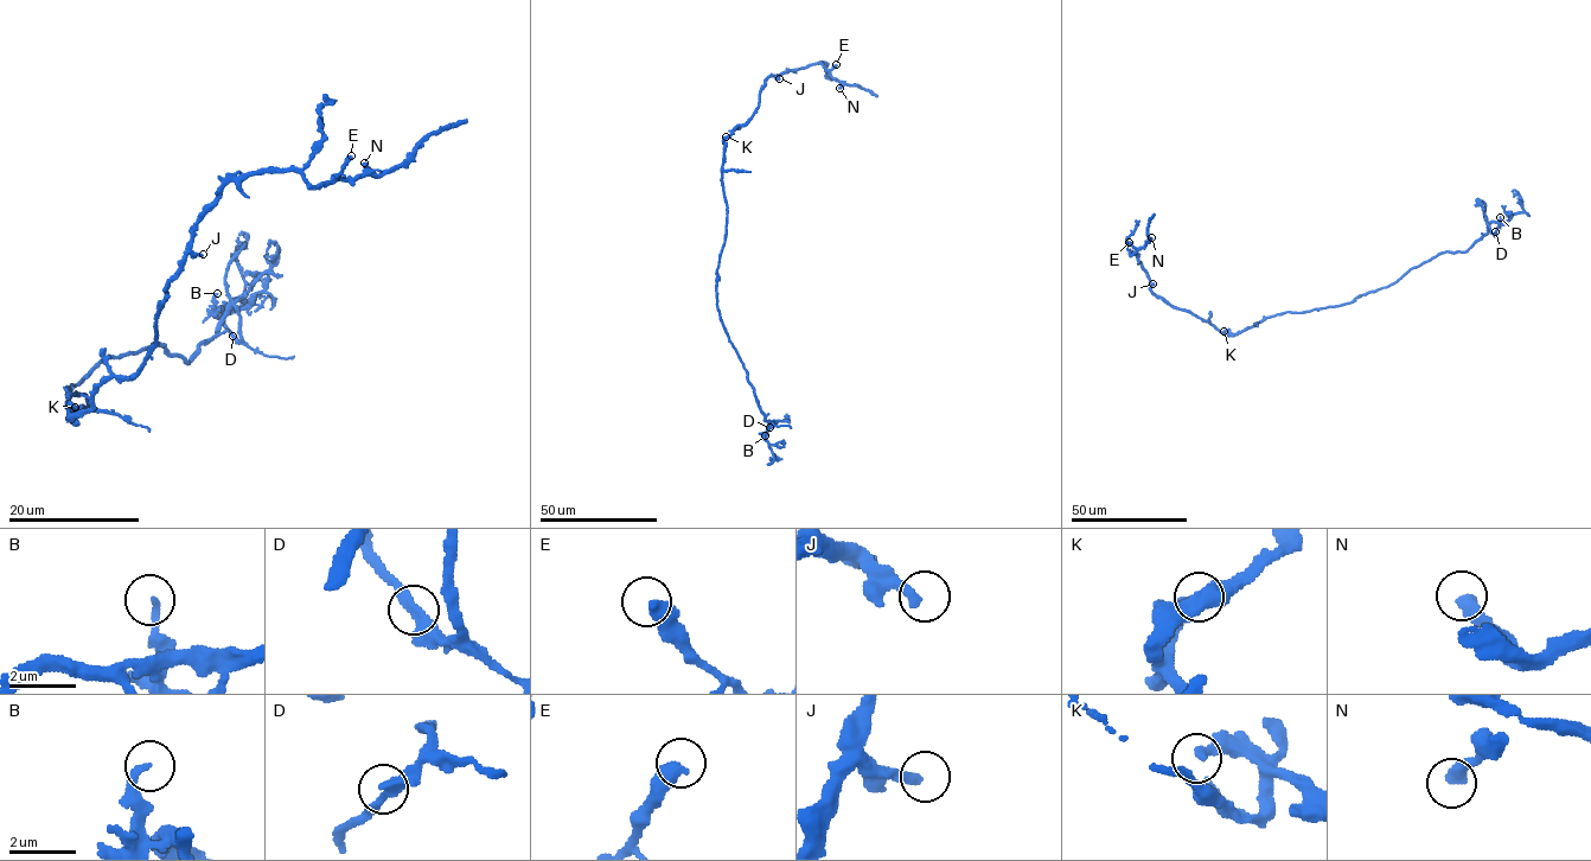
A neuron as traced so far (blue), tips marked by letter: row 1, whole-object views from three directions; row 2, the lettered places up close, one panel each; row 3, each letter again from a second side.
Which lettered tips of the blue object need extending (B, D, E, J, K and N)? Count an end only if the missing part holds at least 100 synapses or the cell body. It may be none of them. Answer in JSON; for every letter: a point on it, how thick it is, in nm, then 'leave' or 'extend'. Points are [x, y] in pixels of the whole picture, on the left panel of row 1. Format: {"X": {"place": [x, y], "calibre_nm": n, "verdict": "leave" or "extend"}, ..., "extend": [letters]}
{"B": {"place": [217, 293], "calibre_nm": 200, "verdict": "leave"}, "D": {"place": [232, 336], "calibre_nm": 320, "verdict": "leave"}, "E": {"place": [351, 155], "calibre_nm": 480, "verdict": "leave"}, "J": {"place": [203, 254], "calibre_nm": 320, "verdict": "leave"}, "K": {"place": [75, 407], "calibre_nm": 240, "verdict": "leave"}, "N": {"place": [364, 163], "calibre_nm": 420, "verdict": "leave"}, "extend": []}

